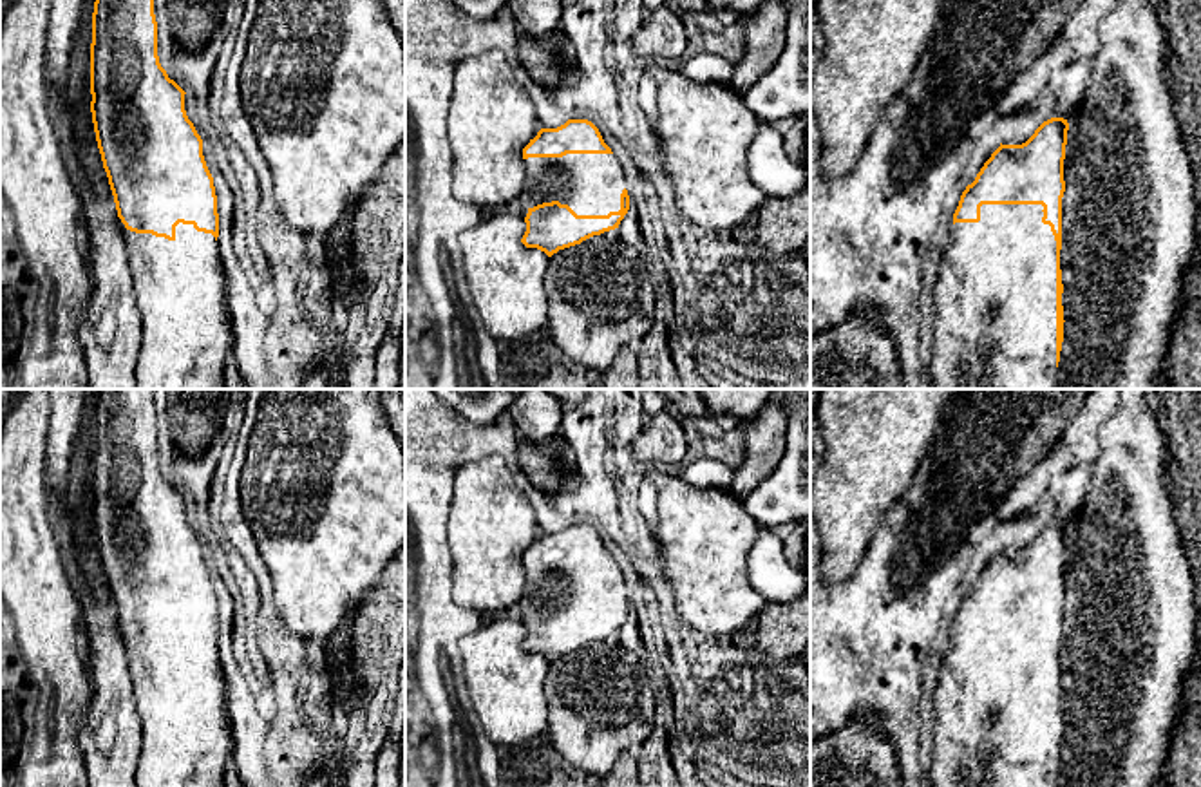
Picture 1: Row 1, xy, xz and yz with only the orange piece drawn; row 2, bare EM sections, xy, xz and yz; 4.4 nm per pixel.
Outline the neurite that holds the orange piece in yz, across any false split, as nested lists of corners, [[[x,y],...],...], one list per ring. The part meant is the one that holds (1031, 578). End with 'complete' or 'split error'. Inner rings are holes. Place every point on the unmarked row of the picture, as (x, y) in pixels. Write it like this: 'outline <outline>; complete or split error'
outline [[[1044,526],[1022,550],[1002,550],[966,592],[953,619],[953,635],[935,664],[933,754],[930,787],[1058,787],[1064,747],[1062,602],[1069,528]]]; split error

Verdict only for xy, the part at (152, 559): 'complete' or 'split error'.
split error

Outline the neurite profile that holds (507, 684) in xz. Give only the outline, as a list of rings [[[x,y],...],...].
[[[503,617],[499,621],[487,619],[479,630],[459,640],[472,706],[487,736],[501,747],[525,742],[546,731],[544,680],[550,662],[537,653],[526,653],[521,648],[525,637],[526,628],[521,621]]]

